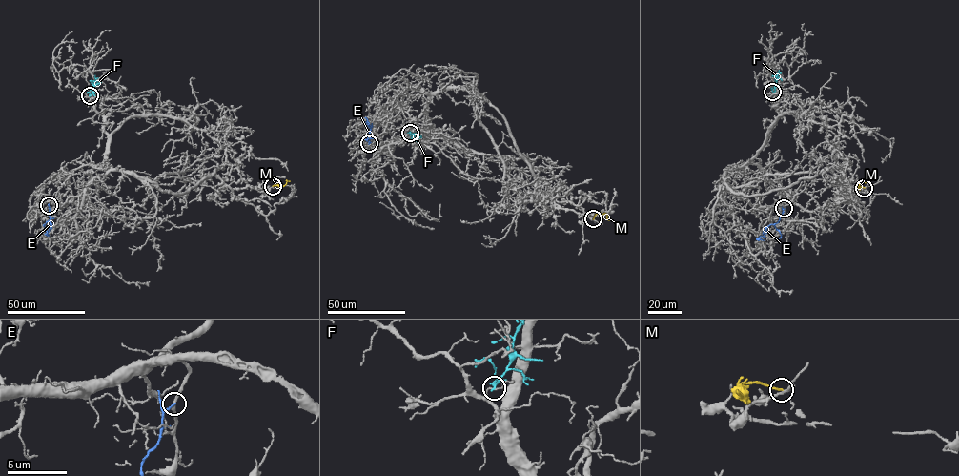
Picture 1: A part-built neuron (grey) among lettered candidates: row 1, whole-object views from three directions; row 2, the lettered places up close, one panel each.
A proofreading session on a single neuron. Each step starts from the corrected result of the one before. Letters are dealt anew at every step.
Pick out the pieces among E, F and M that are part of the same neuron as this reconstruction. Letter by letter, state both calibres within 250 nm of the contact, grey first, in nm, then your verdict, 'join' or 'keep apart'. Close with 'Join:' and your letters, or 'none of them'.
E: calibres 240 and 160 nm; keep apart
F: calibres 110 and 130 nm; keep apart
M: calibres 240 and 220 nm; keep apart
Join: none of them

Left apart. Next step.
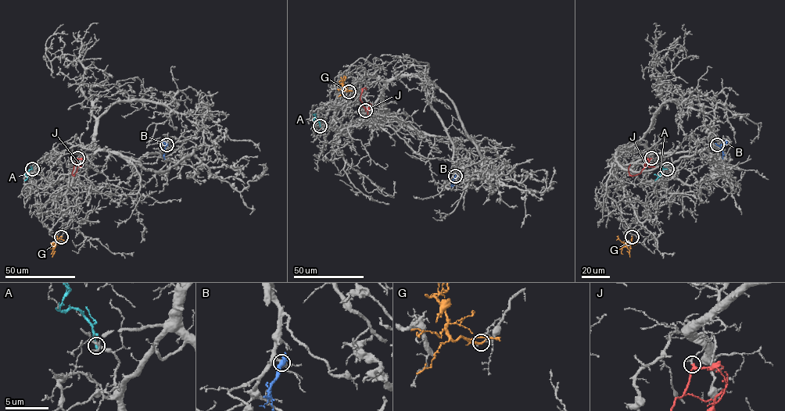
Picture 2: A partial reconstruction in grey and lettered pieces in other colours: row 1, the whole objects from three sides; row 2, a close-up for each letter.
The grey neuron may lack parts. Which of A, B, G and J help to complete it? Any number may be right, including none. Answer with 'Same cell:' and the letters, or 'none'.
Same cell: none

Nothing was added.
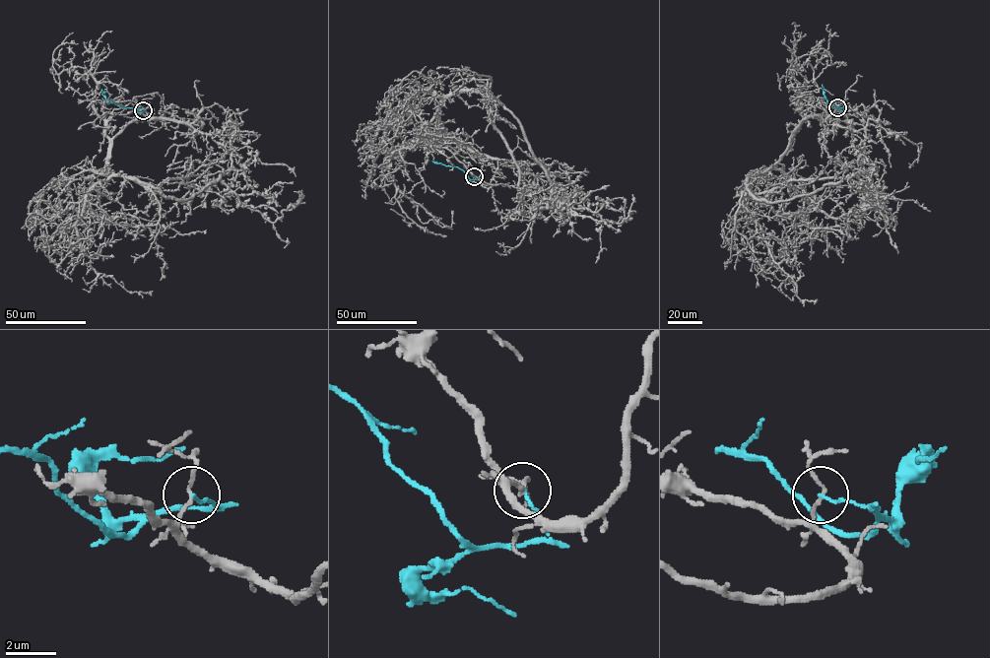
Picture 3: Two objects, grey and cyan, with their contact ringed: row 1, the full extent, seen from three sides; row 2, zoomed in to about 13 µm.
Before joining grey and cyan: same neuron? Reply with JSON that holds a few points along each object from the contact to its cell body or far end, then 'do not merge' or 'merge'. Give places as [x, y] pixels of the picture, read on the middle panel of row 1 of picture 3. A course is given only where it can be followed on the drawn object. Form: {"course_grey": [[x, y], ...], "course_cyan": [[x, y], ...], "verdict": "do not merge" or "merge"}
{"course_grey": [[474, 176], [488, 157], [444, 131], [440, 98], [419, 93], [388, 123], [390, 176], [441, 227], [451, 211]], "course_cyan": [[474, 176], [475, 178], [471, 179], [457, 166], [432, 162]], "verdict": "do not merge"}

